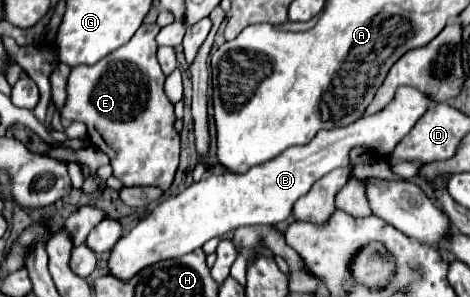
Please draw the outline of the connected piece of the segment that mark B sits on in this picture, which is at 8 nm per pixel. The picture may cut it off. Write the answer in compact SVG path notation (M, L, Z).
M401 87L395 99L379 113L357 119L347 127L333 131L319 131L309 145L289 147L279 157L251 167L243 175L221 173L207 175L203 181L193 183L183 193L159 203L153 213L141 219L131 233L123 235L107 259L109 275L129 281L137 271L171 257L181 257L205 241L221 237L245 225L277 225L291 215L293 203L305 195L317 179L337 167L349 165L349 151L353 147L367 147L381 155L391 155L395 145L411 131L411 127L425 115L431 101L413 87Z

